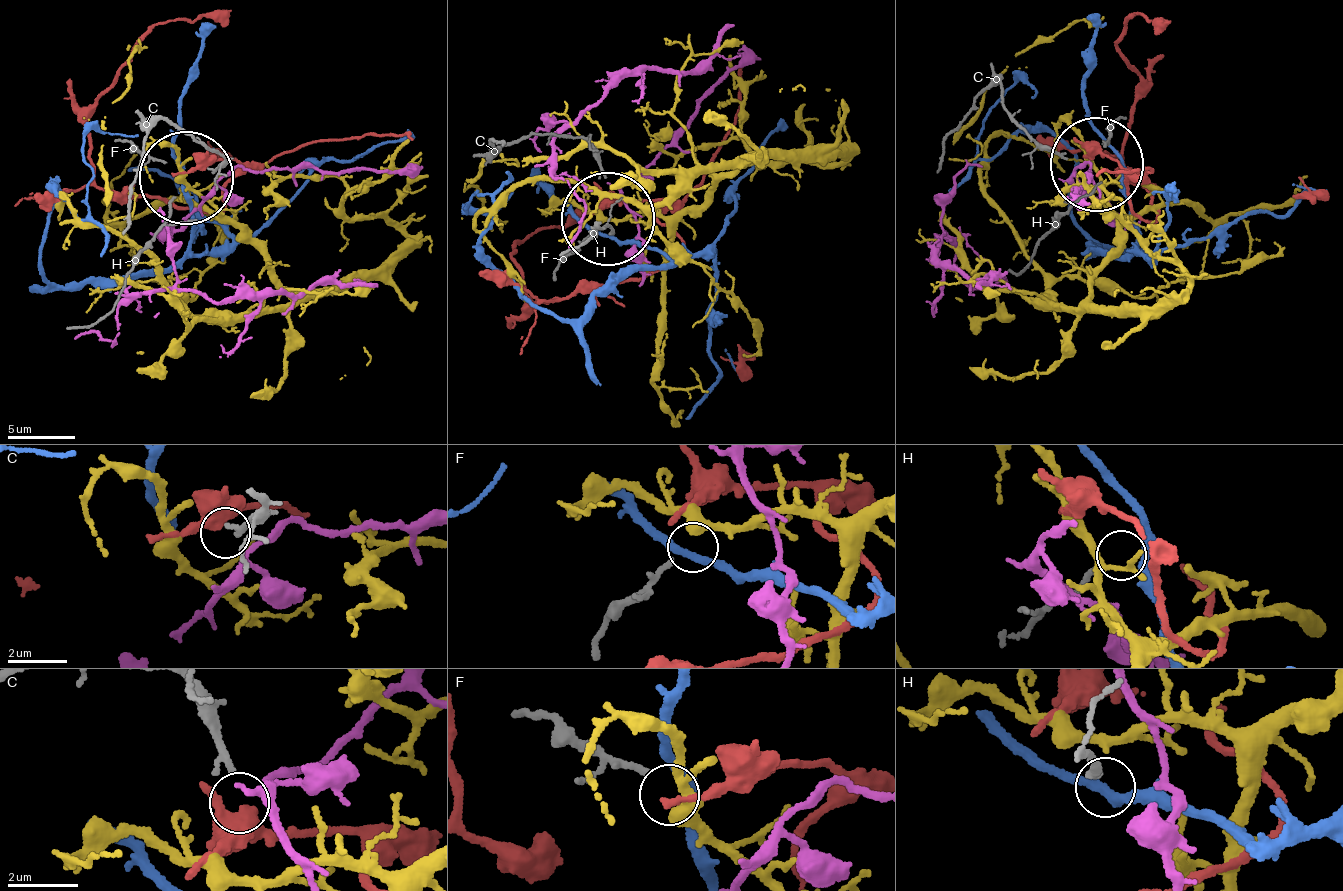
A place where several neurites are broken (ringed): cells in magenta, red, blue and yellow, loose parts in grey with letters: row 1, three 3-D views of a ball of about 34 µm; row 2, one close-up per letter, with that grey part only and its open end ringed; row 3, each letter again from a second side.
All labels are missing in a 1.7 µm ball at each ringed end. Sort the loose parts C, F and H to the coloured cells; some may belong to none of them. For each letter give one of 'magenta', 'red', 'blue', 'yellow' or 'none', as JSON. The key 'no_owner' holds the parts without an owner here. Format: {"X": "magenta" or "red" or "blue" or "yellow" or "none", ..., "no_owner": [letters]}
{"C": "none", "F": "yellow", "H": "blue", "no_owner": ["C"]}

